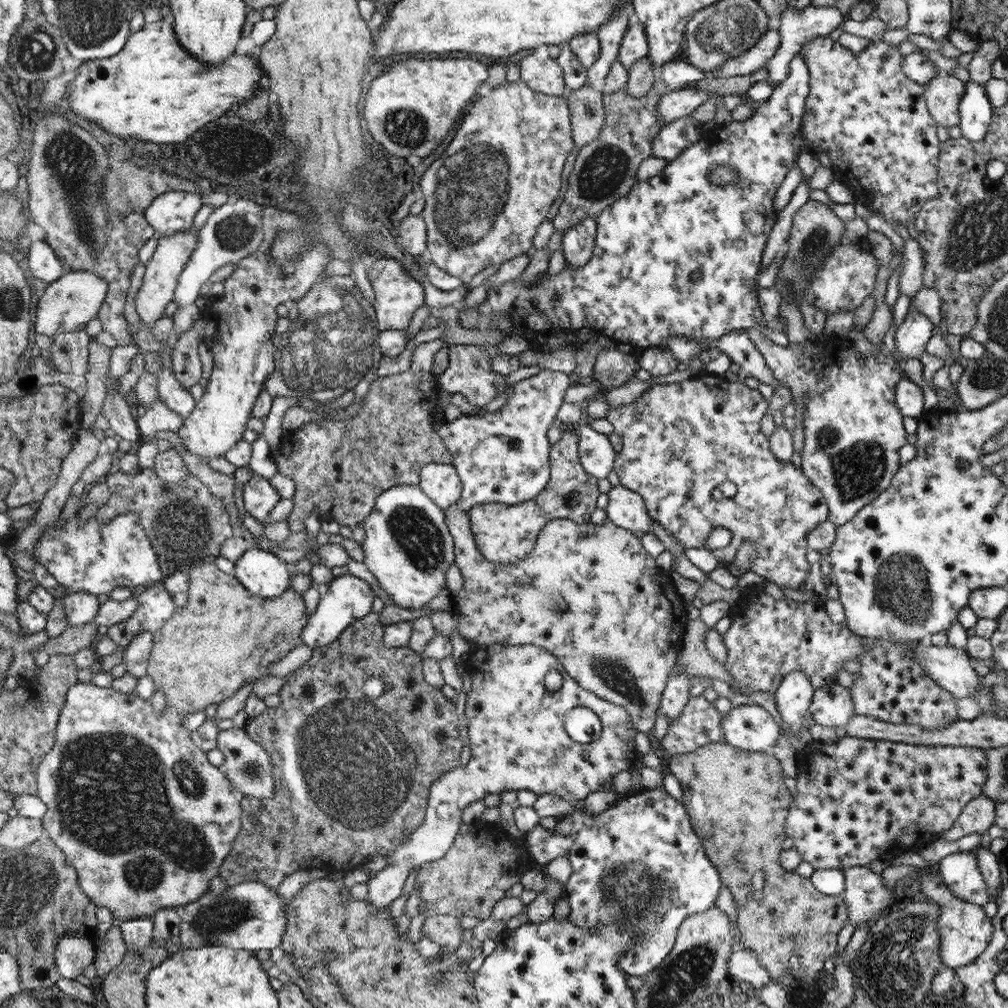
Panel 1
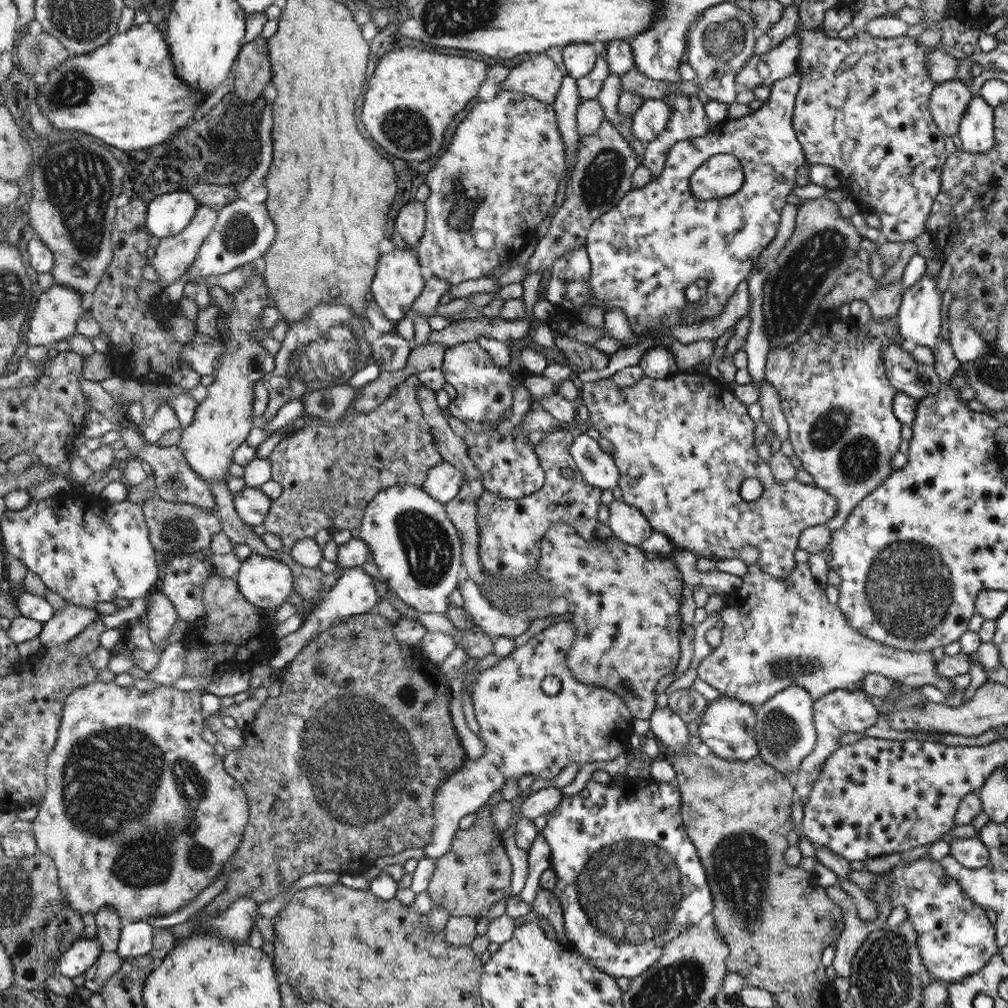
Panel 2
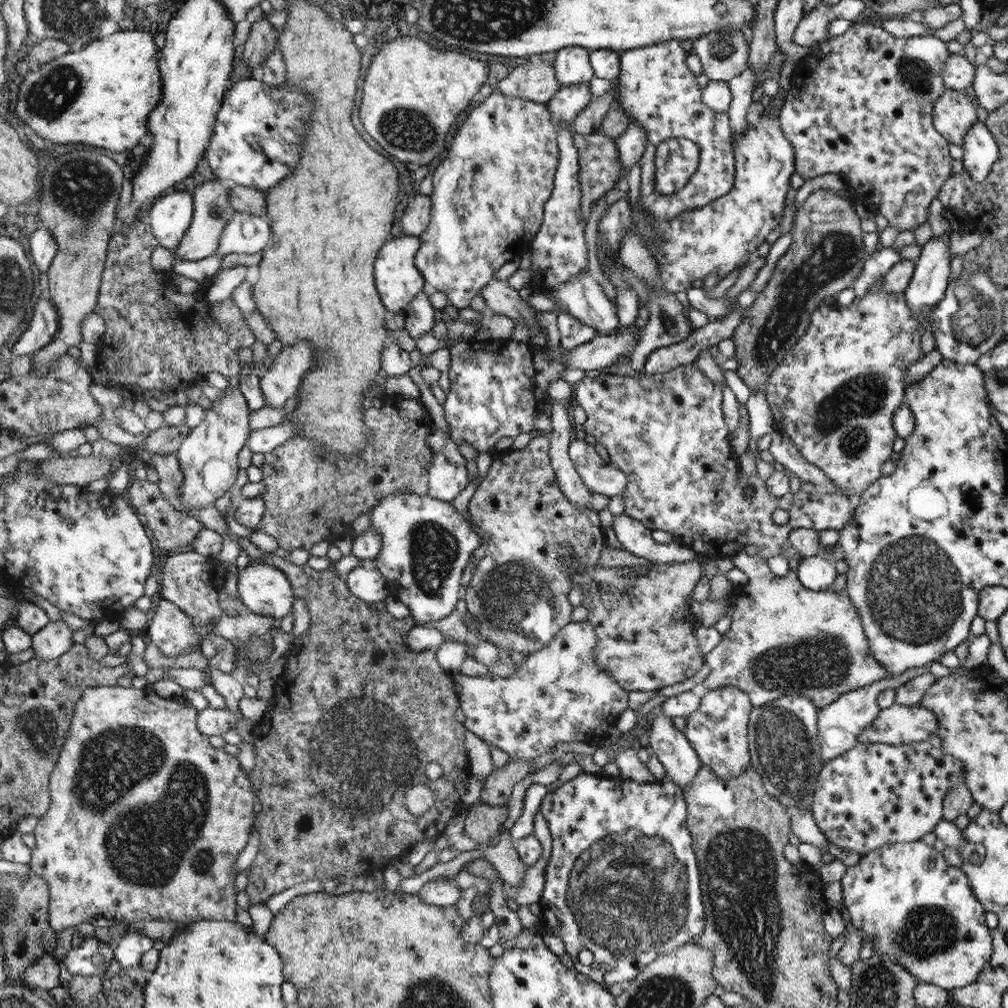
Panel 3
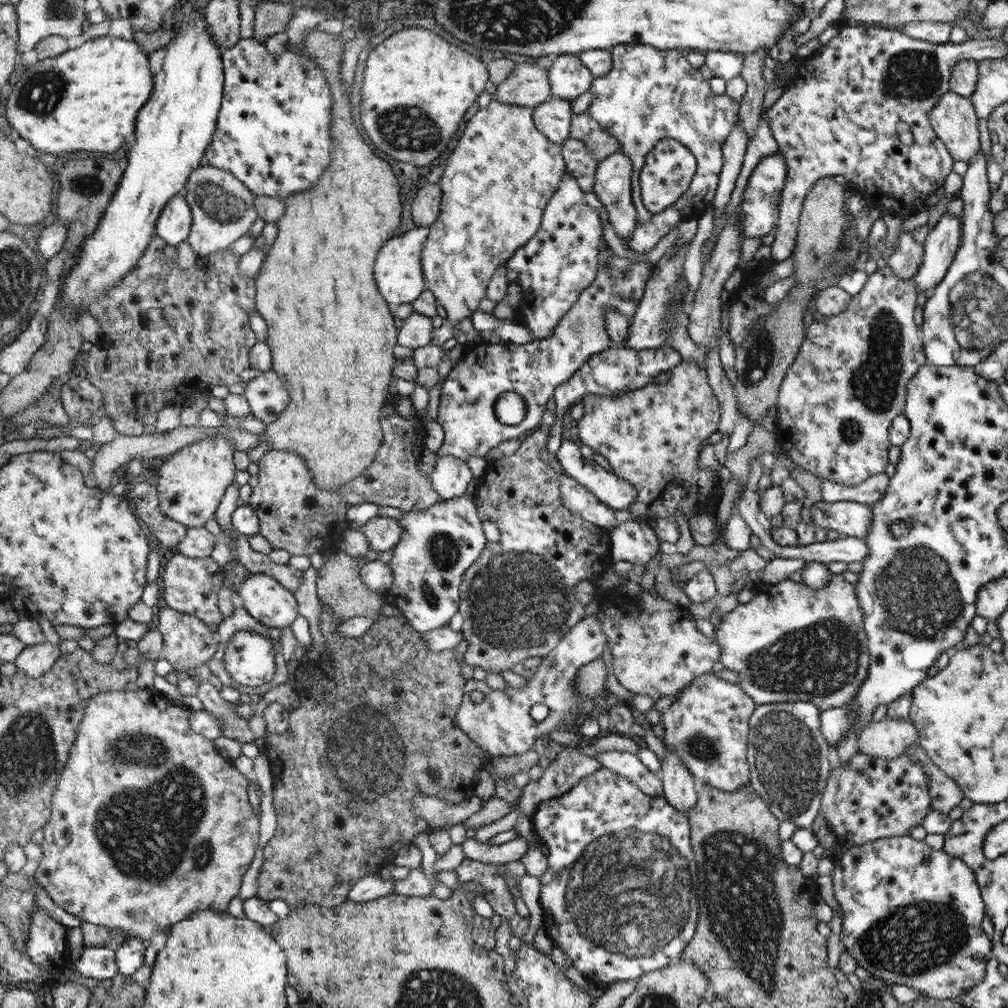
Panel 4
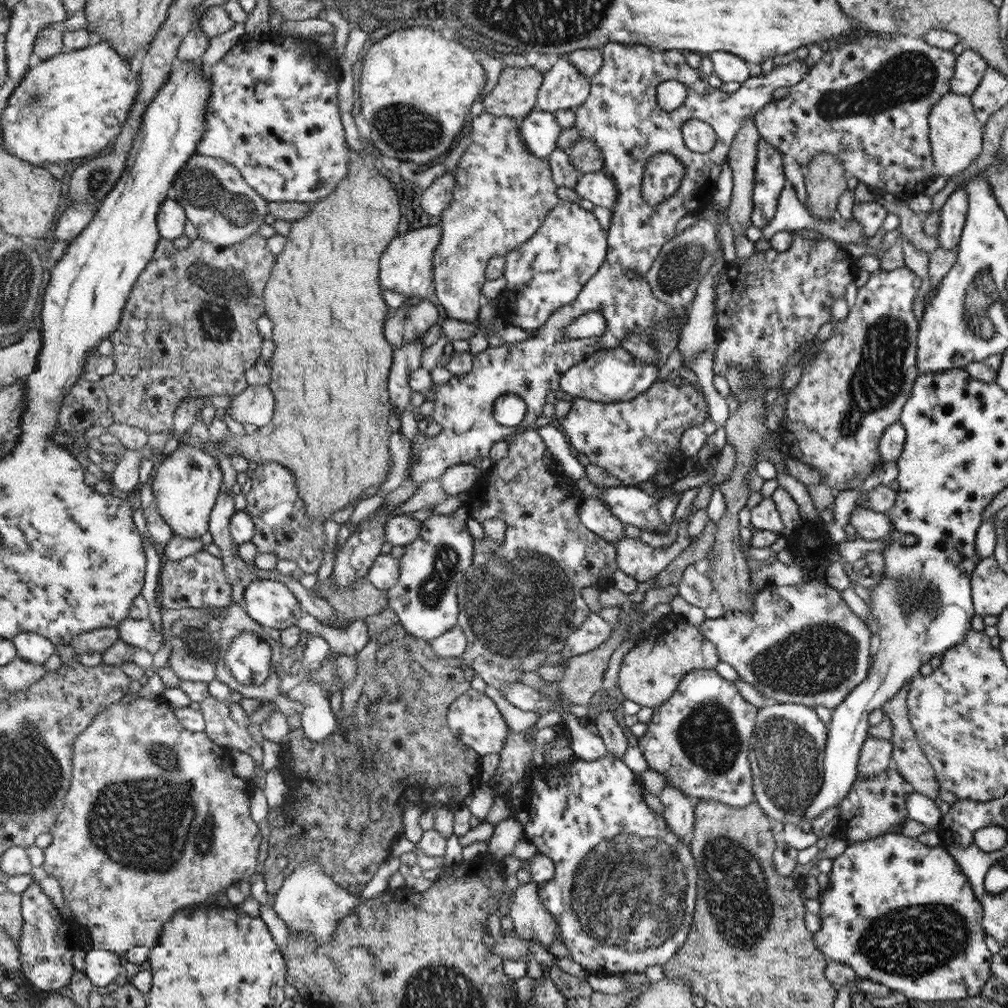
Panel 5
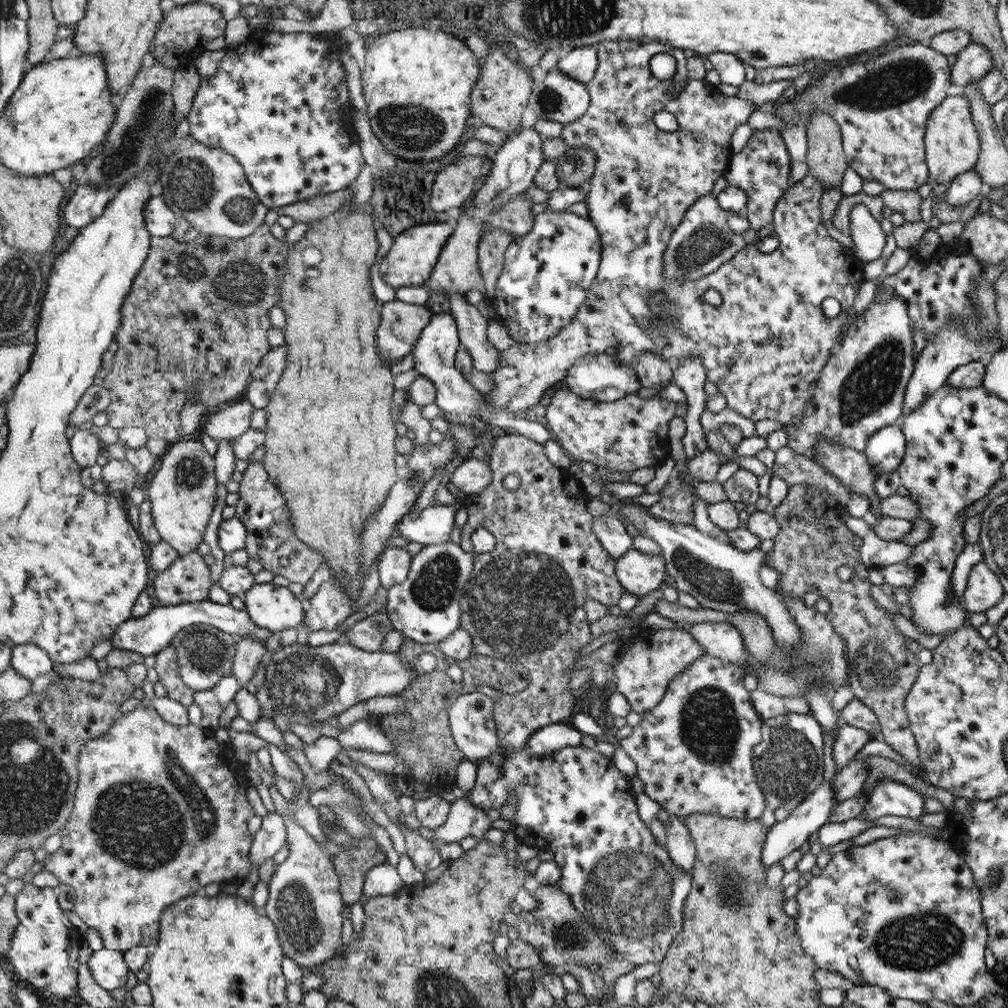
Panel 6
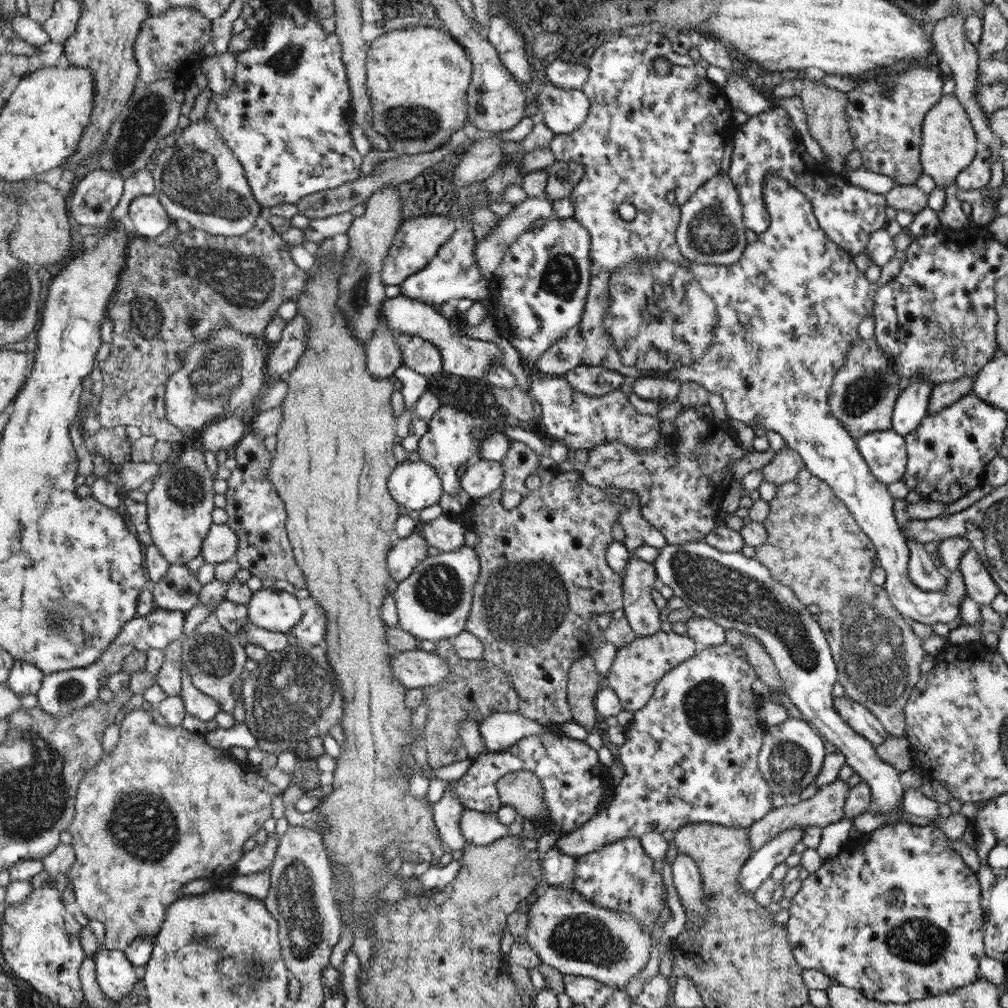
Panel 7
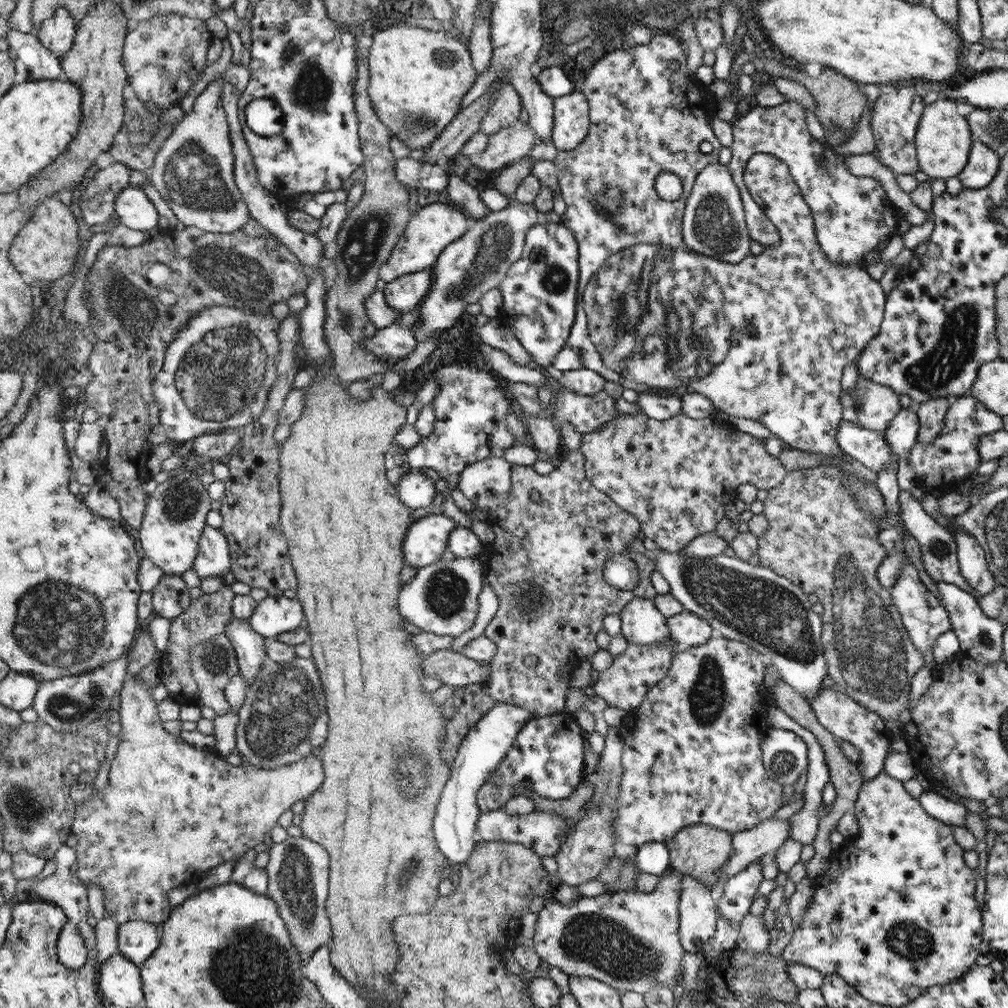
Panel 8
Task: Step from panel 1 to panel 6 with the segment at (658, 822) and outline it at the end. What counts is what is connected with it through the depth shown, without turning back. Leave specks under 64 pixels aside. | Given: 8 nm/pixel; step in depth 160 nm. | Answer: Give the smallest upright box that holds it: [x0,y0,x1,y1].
[440,744,693,966]

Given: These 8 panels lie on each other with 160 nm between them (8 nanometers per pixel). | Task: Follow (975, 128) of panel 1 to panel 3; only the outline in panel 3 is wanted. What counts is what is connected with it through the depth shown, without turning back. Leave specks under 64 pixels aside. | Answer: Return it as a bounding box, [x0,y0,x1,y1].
[963,122,999,182]

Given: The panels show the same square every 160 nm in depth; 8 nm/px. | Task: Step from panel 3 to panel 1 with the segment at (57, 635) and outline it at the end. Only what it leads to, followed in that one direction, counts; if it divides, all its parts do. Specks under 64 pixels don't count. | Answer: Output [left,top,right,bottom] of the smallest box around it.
[65,591,101,626]

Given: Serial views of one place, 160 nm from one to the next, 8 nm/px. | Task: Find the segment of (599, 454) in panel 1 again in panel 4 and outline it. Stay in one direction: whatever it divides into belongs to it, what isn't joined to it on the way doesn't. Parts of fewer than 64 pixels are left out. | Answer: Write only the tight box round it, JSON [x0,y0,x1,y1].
[556,439,639,511]

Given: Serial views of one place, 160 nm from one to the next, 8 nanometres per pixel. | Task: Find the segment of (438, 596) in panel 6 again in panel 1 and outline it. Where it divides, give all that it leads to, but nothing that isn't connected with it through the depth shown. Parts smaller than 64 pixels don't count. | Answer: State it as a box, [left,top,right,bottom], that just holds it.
[362,485,454,609]

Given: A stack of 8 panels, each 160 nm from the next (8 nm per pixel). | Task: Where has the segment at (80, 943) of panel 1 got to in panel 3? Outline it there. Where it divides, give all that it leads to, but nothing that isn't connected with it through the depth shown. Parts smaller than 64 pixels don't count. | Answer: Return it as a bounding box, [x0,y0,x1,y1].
[63,937,115,976]

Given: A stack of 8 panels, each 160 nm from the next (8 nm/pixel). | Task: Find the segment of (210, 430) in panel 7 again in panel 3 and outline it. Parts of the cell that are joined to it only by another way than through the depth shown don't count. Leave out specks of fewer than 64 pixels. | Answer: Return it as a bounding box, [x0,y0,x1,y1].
[259,340,315,408]

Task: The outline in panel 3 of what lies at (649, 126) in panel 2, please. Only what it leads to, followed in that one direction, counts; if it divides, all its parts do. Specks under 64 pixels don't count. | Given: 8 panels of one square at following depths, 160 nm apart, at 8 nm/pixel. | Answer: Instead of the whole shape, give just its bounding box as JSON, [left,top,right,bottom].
[615,122,647,177]

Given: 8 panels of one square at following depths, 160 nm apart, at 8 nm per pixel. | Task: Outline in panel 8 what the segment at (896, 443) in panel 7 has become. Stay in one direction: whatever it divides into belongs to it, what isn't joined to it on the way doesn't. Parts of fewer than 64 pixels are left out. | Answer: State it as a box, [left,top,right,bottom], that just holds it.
[838,420,898,474]

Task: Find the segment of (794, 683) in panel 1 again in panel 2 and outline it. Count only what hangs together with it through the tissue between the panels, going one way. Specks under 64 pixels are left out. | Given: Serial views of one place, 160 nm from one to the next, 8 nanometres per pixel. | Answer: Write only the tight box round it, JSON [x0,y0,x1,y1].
[756,686,818,777]

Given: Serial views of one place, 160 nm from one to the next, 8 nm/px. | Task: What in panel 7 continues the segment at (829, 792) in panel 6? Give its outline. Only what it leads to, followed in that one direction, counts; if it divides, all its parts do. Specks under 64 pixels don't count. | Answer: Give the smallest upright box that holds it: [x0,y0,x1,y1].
[739,826,808,892]

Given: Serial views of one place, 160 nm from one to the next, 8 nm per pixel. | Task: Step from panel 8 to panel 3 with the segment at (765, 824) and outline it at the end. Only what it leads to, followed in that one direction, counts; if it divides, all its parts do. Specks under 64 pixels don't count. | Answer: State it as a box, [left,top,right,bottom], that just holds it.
[858,703,938,746]

